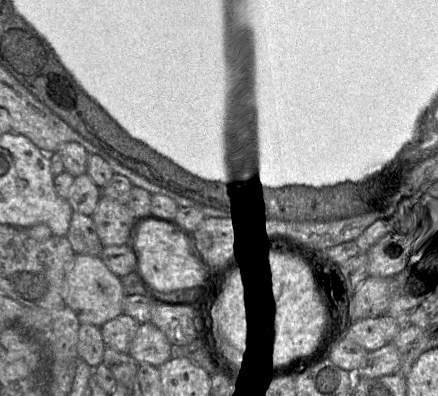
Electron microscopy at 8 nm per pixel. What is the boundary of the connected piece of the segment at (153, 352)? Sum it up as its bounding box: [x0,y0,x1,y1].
[128,322,173,367]

